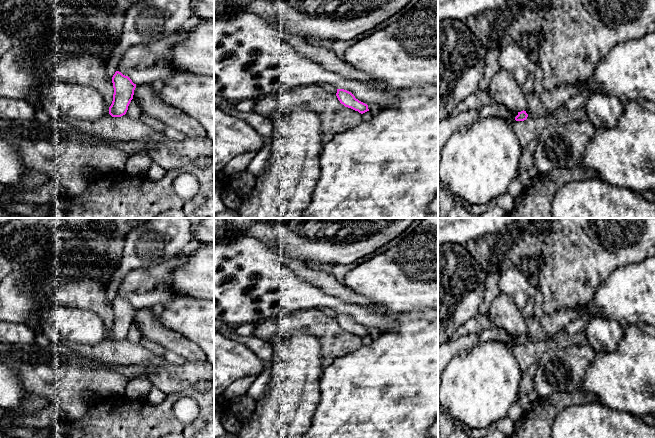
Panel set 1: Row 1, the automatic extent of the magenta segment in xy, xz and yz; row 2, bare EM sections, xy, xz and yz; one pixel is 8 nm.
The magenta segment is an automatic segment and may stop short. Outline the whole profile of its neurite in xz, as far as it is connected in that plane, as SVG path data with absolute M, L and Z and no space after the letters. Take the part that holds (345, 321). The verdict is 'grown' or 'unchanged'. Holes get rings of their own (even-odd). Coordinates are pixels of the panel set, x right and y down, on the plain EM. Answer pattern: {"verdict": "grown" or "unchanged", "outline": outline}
{"verdict": "unchanged", "outline": "M337 313L336 320L345 331L358 335L361 338L369 335L367 328L356 323L355 320L347 314Z"}

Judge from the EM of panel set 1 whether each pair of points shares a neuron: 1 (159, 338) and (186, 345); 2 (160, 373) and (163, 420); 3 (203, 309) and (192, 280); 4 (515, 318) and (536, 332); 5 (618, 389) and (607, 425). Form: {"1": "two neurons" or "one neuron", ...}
{"1": "one neuron", "2": "two neurons", "3": "two neurons", "4": "two neurons", "5": "two neurons"}

